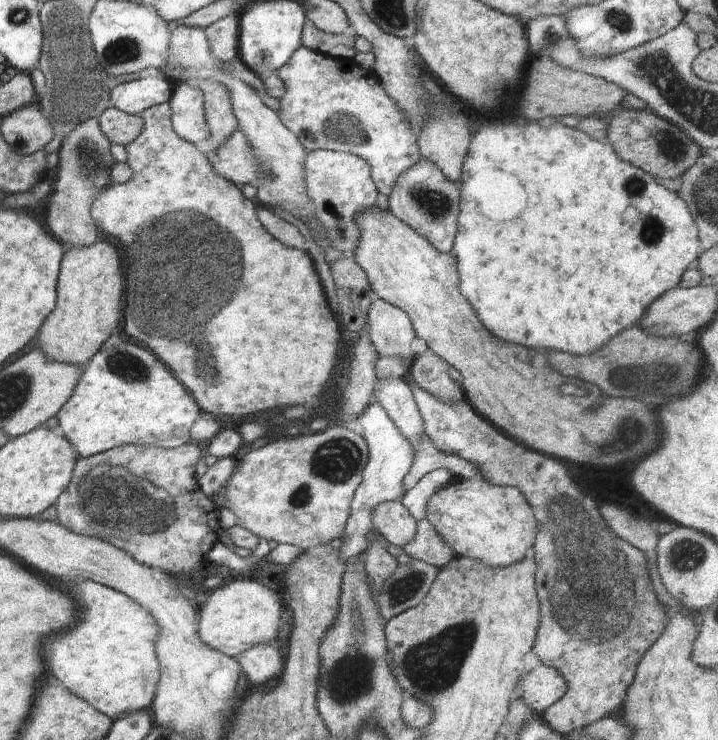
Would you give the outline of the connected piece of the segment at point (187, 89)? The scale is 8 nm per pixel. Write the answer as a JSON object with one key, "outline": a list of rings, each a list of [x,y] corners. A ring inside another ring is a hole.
{"outline":[[[176,84],[171,99],[171,123],[174,132],[184,140],[196,144],[210,136],[205,119],[202,91],[194,84]]]}

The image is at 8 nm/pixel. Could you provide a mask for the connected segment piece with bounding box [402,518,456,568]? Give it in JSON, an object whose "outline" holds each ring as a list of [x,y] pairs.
{"outline":[[[428,519],[417,521],[417,533],[410,544],[402,547],[412,559],[443,567],[450,564],[456,552],[441,537]]]}

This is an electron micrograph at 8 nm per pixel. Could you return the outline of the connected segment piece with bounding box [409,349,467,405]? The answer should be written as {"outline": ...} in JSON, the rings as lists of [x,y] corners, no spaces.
{"outline":[[[426,349],[425,352],[414,356],[412,366],[410,367],[409,377],[422,388],[422,390],[428,391],[434,395],[434,398],[441,400],[442,402],[448,403],[459,403],[465,399],[463,389],[454,382],[454,380],[448,375],[447,369],[448,364],[443,361],[437,354],[434,354],[430,349]]]}

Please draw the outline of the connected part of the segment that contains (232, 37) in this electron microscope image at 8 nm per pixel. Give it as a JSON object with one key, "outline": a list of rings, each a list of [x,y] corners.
{"outline":[[[232,13],[205,28],[211,55],[222,62],[239,58],[239,16]]]}

